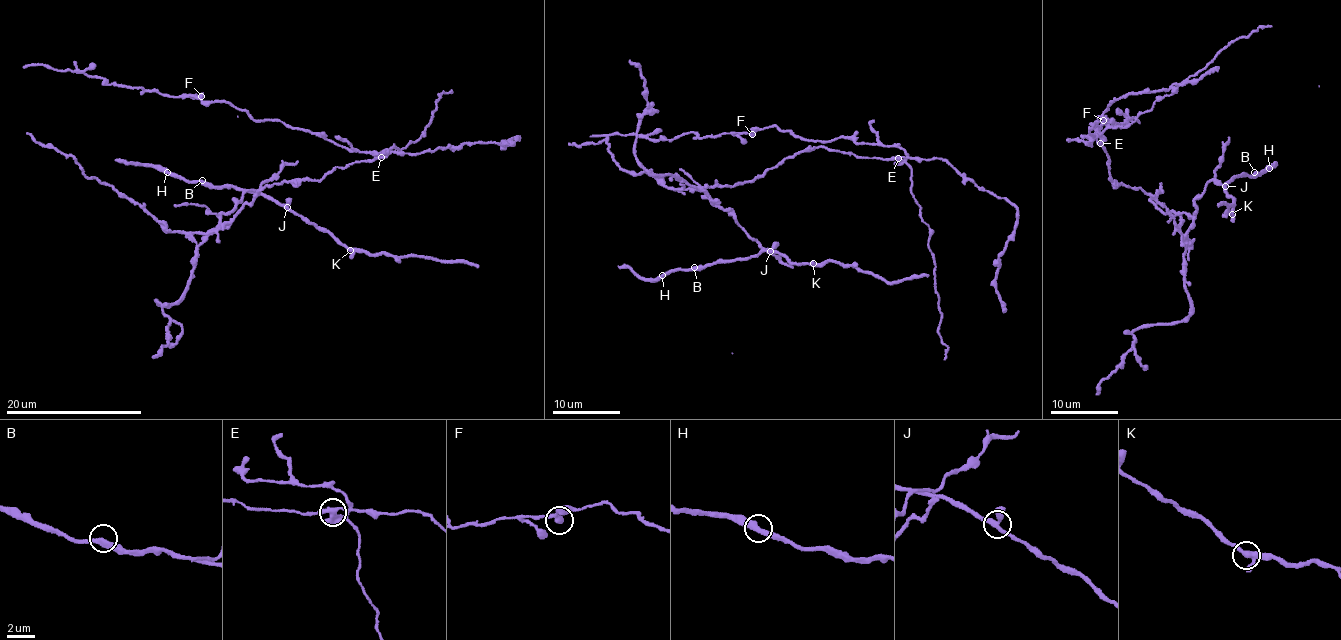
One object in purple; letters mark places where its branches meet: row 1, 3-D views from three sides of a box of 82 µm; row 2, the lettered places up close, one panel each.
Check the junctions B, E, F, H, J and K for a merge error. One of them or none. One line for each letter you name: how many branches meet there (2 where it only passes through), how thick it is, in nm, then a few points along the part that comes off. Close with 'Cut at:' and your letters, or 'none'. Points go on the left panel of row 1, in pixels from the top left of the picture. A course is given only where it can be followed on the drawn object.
E: 3 | 340 nm | (382, 156), (258, 190), (198, 246), (179, 299), (155, 299), (169, 322), (167, 344), (153, 358)
Cut at: E

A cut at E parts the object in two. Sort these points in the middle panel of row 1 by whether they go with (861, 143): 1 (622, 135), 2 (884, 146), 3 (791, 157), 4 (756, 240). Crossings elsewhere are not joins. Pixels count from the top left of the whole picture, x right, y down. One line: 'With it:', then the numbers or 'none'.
With it: 1, 2

